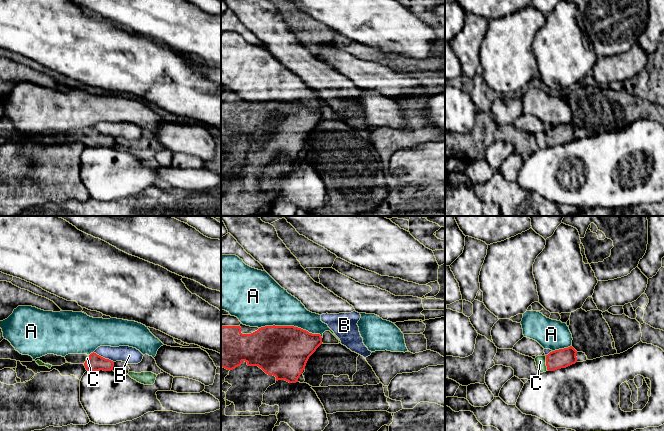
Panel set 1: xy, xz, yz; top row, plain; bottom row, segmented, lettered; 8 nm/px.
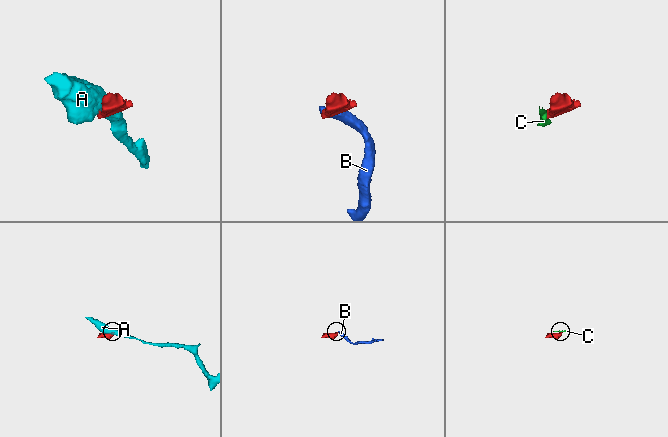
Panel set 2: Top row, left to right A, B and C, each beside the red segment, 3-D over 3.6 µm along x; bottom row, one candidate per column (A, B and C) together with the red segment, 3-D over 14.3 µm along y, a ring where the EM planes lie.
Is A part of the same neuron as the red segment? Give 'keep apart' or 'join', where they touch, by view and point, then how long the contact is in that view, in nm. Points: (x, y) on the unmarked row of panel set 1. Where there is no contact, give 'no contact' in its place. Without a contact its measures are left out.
keep apart | xz (291, 102) | 500 nm

